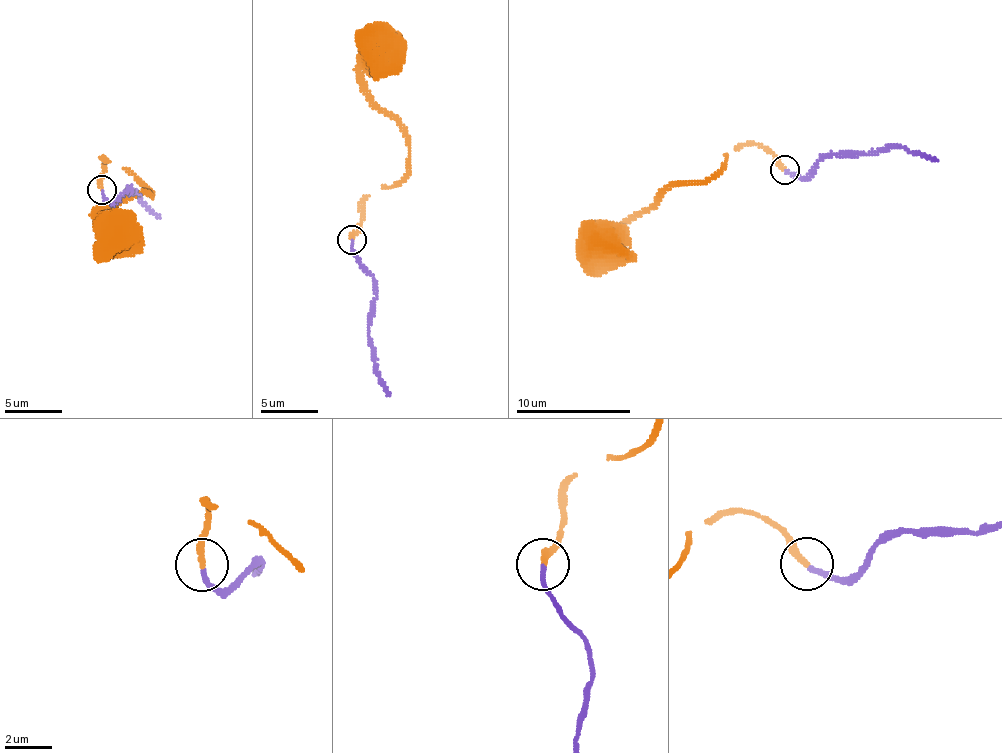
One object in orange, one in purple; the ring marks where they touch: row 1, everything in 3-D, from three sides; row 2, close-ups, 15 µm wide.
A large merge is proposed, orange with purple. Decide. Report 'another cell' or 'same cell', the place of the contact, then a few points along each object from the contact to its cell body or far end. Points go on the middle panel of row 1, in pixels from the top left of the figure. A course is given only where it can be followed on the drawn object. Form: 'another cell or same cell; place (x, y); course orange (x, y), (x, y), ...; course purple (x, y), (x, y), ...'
same cell; place (352, 240); course orange (352, 240), (364, 202), (397, 185), (409, 162), (407, 131), (373, 100), (363, 76), (385, 57), (389, 46); course purple (352, 240), (357, 261), (373, 278), (377, 293), (368, 327), (372, 359), (389, 395)

